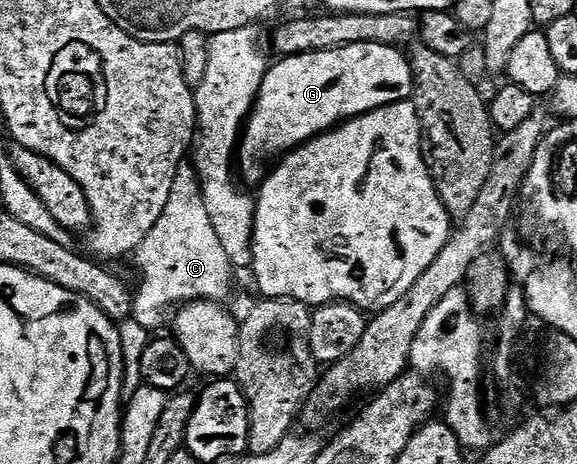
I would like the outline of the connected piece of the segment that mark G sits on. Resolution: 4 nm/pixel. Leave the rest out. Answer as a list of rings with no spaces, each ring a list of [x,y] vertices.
[[[352,43],[345,45],[343,49],[284,57],[275,62],[275,65],[273,62],[266,70],[258,92],[258,100],[255,101],[250,116],[246,119],[240,144],[236,150],[236,165],[240,170],[241,180],[247,186],[261,186],[271,163],[277,162],[291,149],[305,145],[313,137],[318,137],[352,117],[359,117],[361,113],[371,113],[373,109],[397,101],[408,101],[414,96],[414,76],[410,70],[407,54],[401,48],[392,45]]]

